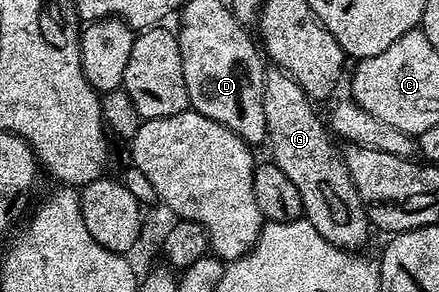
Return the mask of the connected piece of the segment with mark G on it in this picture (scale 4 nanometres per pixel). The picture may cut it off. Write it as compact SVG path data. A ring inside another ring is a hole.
M269 67L264 74L262 106L268 127L267 139L270 144L272 140L271 163L280 167L282 174L298 186L304 203L303 219L308 220L326 242L349 250L363 249L360 247L367 242L370 229L364 203L344 164L341 149L332 145L333 137L325 121L316 117L313 101L304 93L303 86L283 68Z

